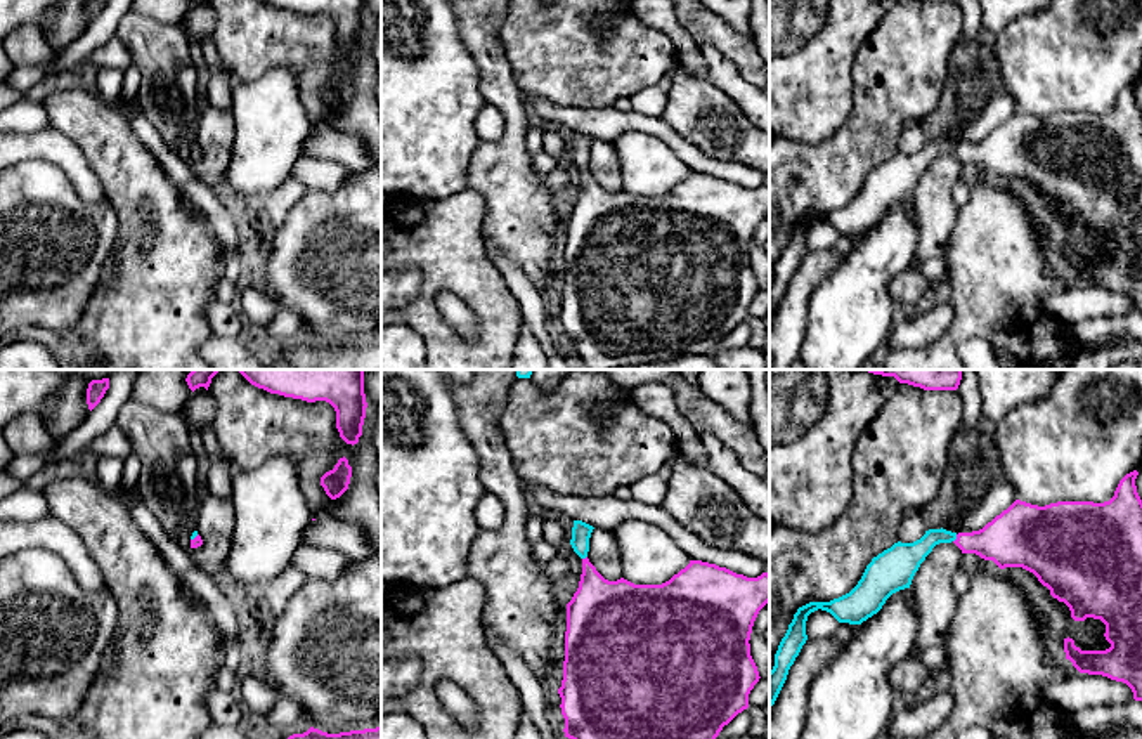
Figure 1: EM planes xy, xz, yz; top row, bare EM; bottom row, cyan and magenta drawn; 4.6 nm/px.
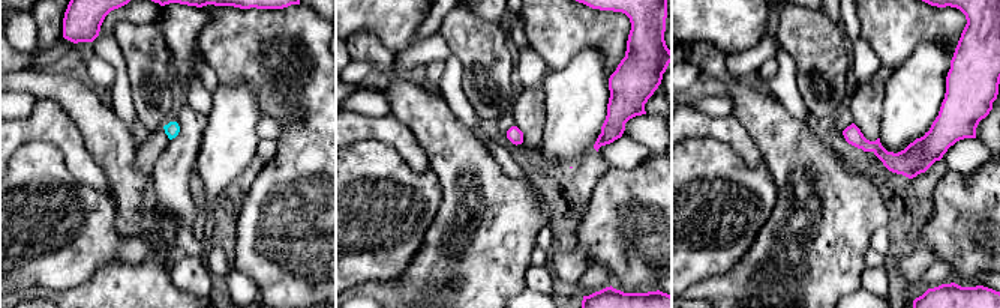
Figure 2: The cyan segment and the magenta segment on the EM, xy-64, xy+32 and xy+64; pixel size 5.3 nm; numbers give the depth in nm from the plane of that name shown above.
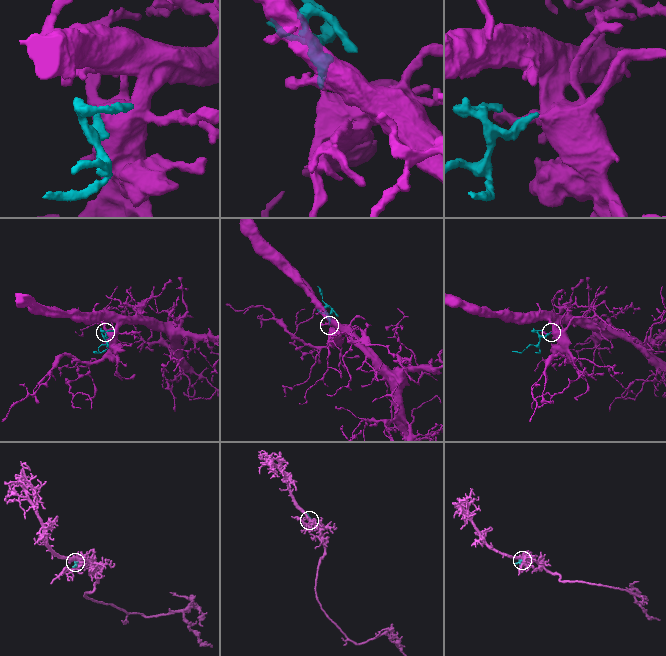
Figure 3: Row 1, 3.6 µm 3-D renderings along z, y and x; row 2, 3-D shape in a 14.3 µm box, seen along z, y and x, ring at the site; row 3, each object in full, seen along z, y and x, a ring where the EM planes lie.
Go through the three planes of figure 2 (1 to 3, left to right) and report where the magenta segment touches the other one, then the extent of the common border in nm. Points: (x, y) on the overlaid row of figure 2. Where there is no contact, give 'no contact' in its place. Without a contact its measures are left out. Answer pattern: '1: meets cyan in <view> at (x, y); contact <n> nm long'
1: no contact
2: no contact
3: no contact

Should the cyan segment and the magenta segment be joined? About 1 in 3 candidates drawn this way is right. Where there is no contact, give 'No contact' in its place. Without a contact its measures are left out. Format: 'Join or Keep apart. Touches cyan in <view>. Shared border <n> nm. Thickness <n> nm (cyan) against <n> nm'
Join. Touches cyan in yz. Shared border 40 nm. Thickness 140 nm (cyan) against 240 nm

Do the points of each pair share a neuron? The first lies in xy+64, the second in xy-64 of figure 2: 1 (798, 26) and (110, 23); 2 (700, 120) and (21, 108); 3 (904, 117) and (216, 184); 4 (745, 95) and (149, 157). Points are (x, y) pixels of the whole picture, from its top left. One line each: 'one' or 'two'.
1: two
2: two
3: one
4: two

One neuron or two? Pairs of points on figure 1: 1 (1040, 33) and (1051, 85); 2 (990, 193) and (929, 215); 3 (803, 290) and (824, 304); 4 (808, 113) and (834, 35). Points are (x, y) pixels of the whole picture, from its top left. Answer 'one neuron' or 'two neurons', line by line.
1: one neuron
2: two neurons
3: two neurons
4: one neuron

